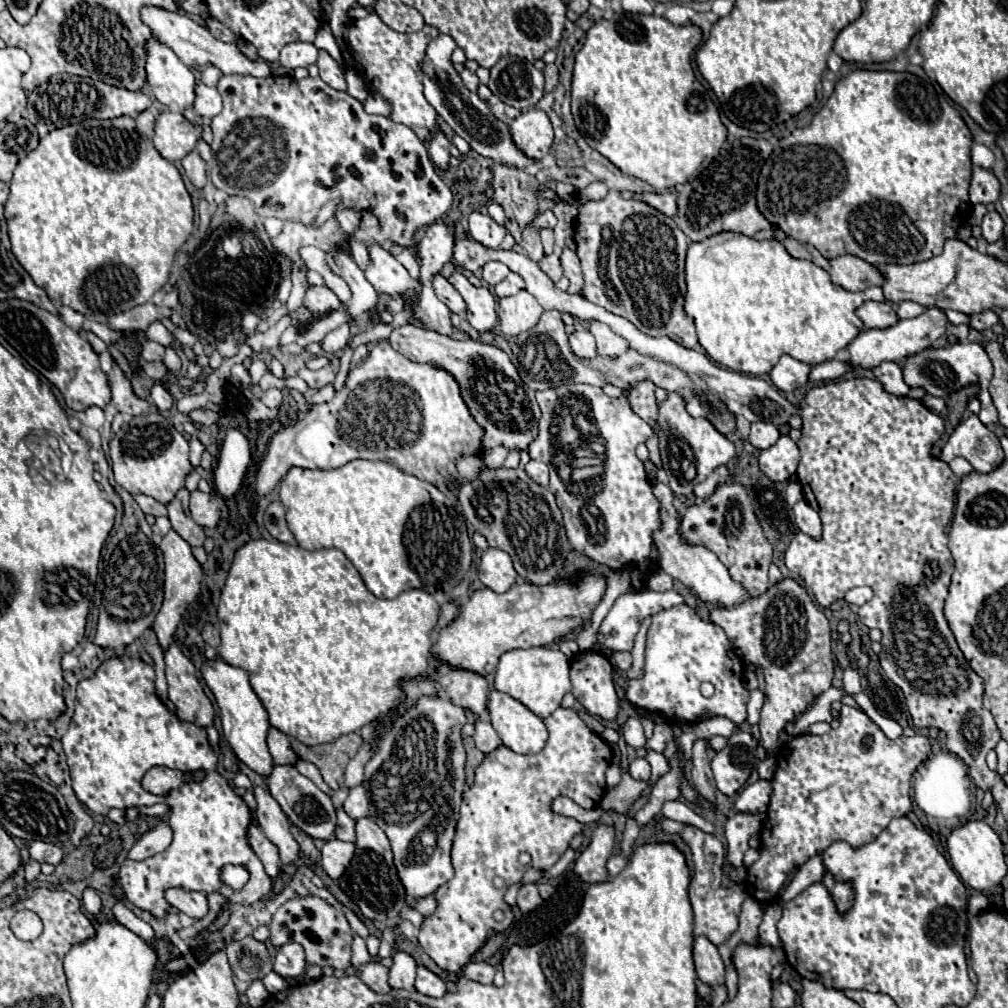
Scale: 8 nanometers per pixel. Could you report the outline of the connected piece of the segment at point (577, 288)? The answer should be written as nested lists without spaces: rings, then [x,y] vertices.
[[[563,248],[563,254],[561,254],[561,268],[563,268],[563,274],[569,278],[571,286],[569,286],[569,292],[573,294],[581,294],[581,266],[579,266],[579,260],[577,260],[577,254],[571,250],[571,248]]]

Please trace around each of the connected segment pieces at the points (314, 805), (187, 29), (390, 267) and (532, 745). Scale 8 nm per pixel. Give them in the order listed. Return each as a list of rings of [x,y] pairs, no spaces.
[[[273,764],[271,774],[265,776],[265,784],[267,784],[271,796],[279,802],[279,806],[283,808],[283,812],[291,818],[291,822],[295,826],[299,826],[303,832],[307,832],[311,838],[317,838],[317,840],[329,840],[333,836],[337,816],[335,816],[331,798],[325,792],[321,792],[309,778],[299,774],[295,770],[295,766]]]
[[[143,6],[141,8],[141,20],[151,28],[153,36],[157,36],[161,42],[169,44],[177,56],[191,68],[195,66],[205,66],[205,64],[213,64],[217,66],[223,74],[249,74],[249,76],[271,76],[271,68],[265,60],[257,60],[257,62],[251,62],[247,60],[235,44],[227,44],[227,42],[221,42],[217,38],[213,38],[209,34],[209,30],[205,26],[199,26],[197,22],[193,22],[189,16],[185,14],[179,14],[179,12],[171,12],[171,10],[165,10],[165,8],[159,8],[159,6]]]
[[[383,248],[369,250],[369,268],[365,272],[365,278],[379,294],[389,296],[399,296],[405,290],[416,290],[420,293],[422,289],[422,283],[411,278],[409,272]]]
[[[491,690],[489,716],[499,738],[517,754],[535,754],[545,746],[547,728],[539,716],[505,692]]]

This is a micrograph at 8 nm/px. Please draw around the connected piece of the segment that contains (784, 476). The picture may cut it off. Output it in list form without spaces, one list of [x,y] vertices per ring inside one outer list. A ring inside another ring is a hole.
[[[783,434],[771,448],[761,450],[759,468],[775,482],[787,482],[799,464],[799,448],[789,434]]]

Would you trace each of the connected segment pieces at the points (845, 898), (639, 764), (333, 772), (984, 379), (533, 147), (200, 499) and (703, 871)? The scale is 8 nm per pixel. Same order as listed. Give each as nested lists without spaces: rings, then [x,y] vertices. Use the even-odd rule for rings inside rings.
[[[825,870],[825,888],[829,890],[839,914],[845,914],[853,906],[855,892],[853,892],[851,882],[839,882],[829,870]]]
[[[637,758],[629,764],[629,774],[633,780],[649,780],[651,776],[651,766],[645,758]]]
[[[355,732],[339,736],[335,742],[317,744],[317,746],[307,746],[307,744],[291,738],[291,746],[297,752],[297,756],[303,758],[303,760],[313,762],[321,770],[325,782],[333,790],[343,786],[345,766],[347,766],[349,758],[357,754],[361,744],[363,744],[363,738]]]
[[[955,342],[947,348],[925,348],[917,354],[907,356],[901,362],[901,370],[903,370],[903,380],[909,388],[923,388],[927,394],[939,396],[939,398],[949,396],[953,390],[959,390],[961,386],[979,382],[979,386],[981,386],[981,392],[979,392],[979,400],[981,400],[979,420],[985,426],[997,424],[997,410],[993,408],[993,400],[991,400],[989,390],[987,390],[987,384],[993,376],[993,364],[991,364],[983,344],[979,344],[979,342]]]
[[[529,108],[521,116],[509,122],[509,130],[515,146],[533,160],[543,160],[553,144],[553,128],[549,116],[543,110]]]
[[[199,490],[191,492],[189,504],[193,520],[203,528],[215,528],[219,522],[219,496],[217,494],[203,494]]]
[[[659,818],[659,828],[663,828],[665,832],[671,832],[671,834],[681,834],[683,840],[691,846],[695,874],[693,874],[693,880],[689,886],[689,898],[691,898],[691,906],[695,912],[695,936],[705,936],[715,946],[723,944],[737,930],[739,906],[747,896],[745,888],[723,888],[721,886],[723,860],[725,860],[723,844],[715,836],[701,832],[695,826],[681,824],[681,822],[675,822],[669,818]]]

